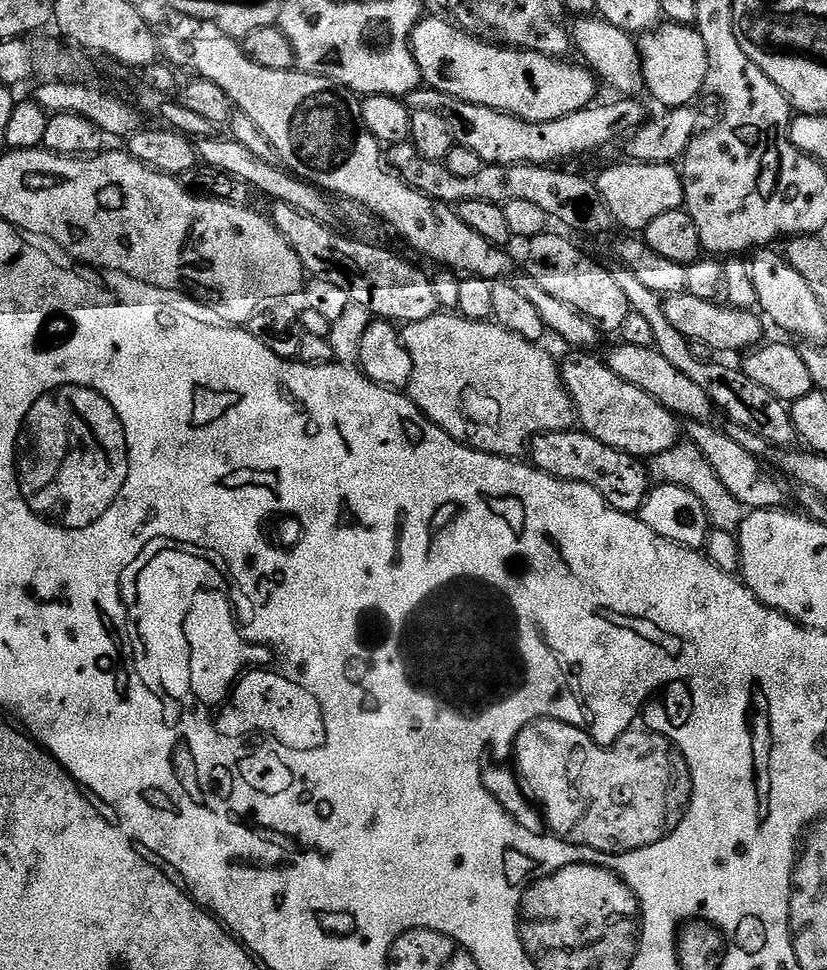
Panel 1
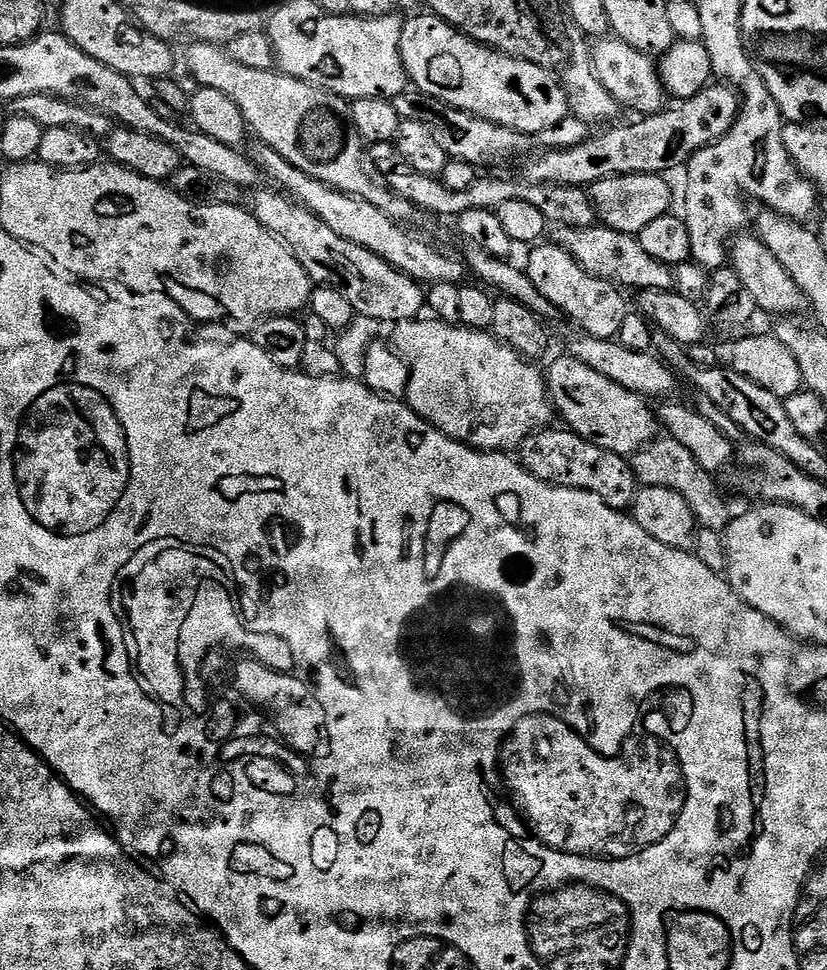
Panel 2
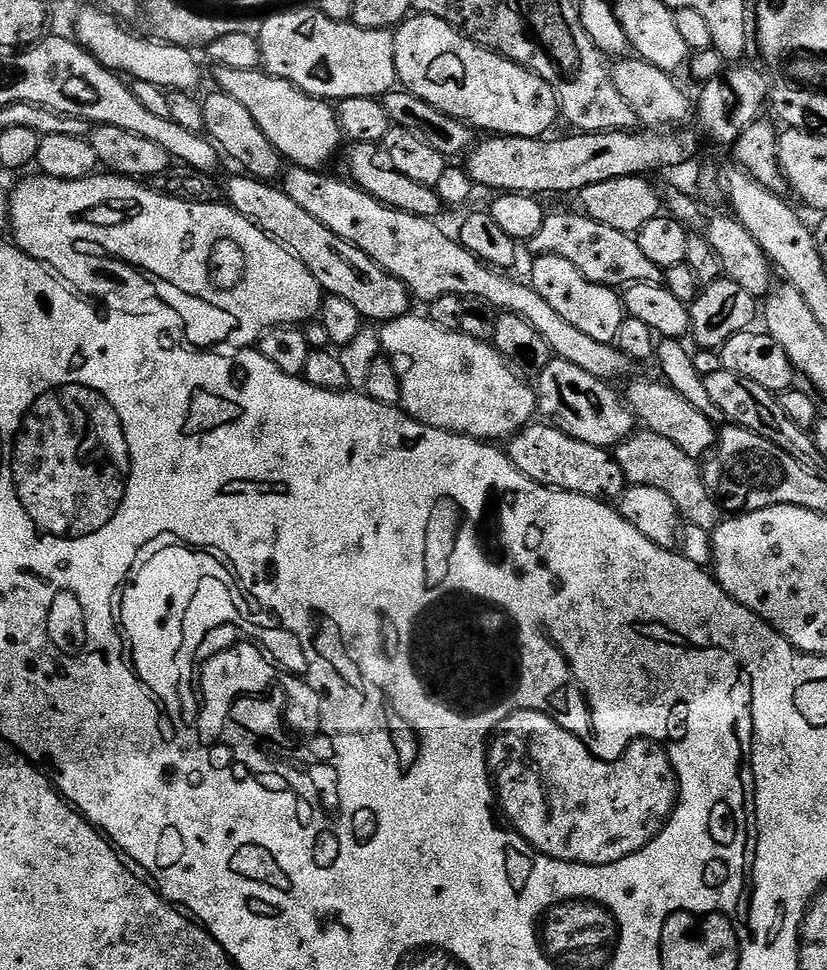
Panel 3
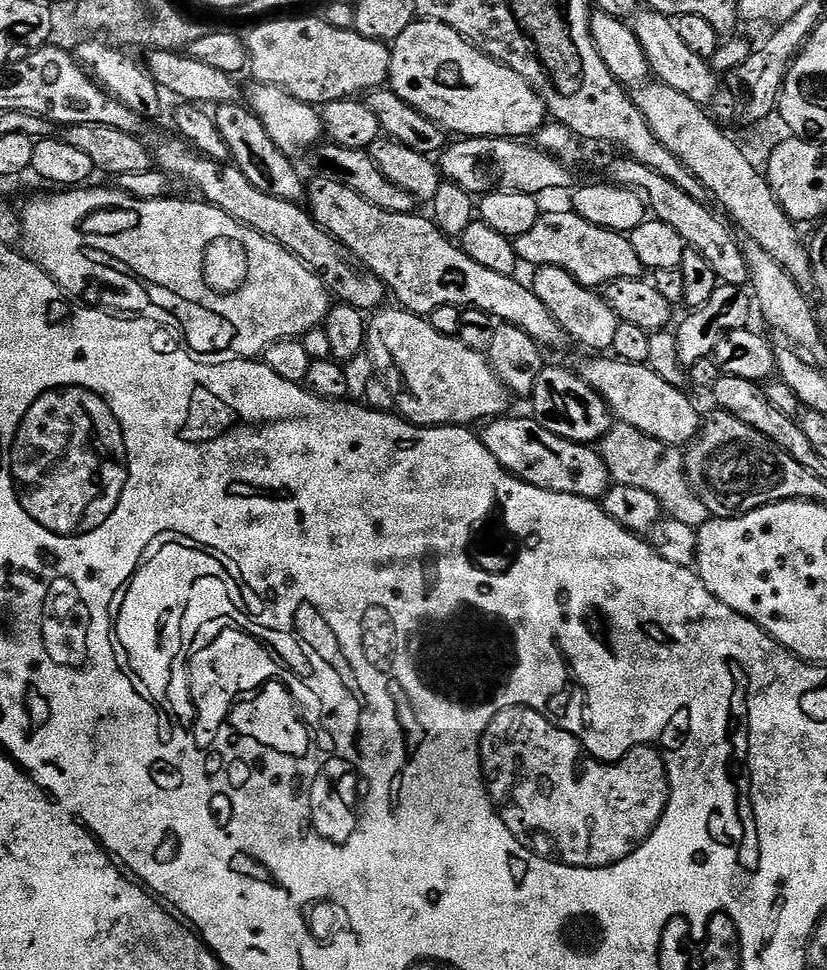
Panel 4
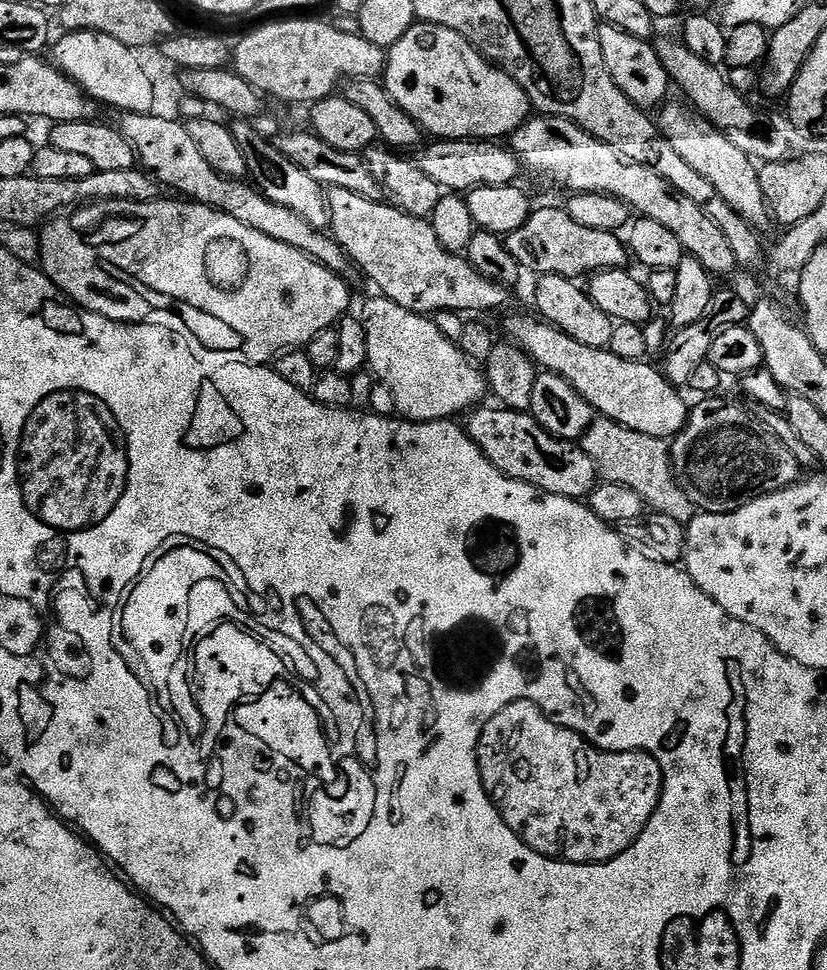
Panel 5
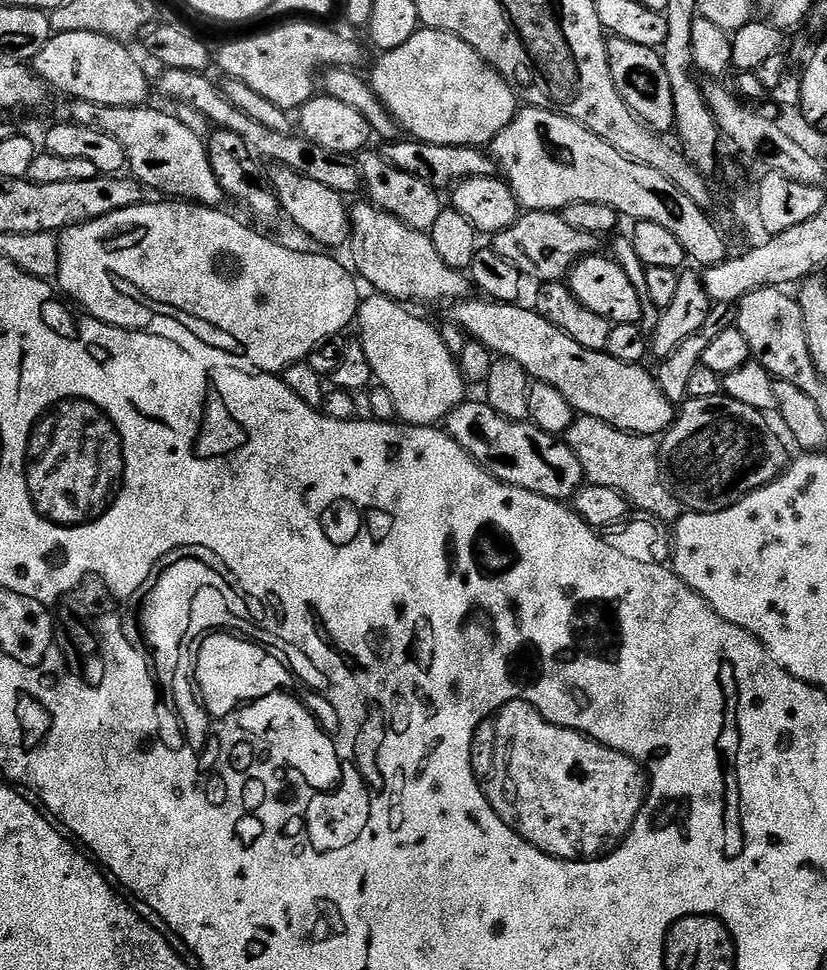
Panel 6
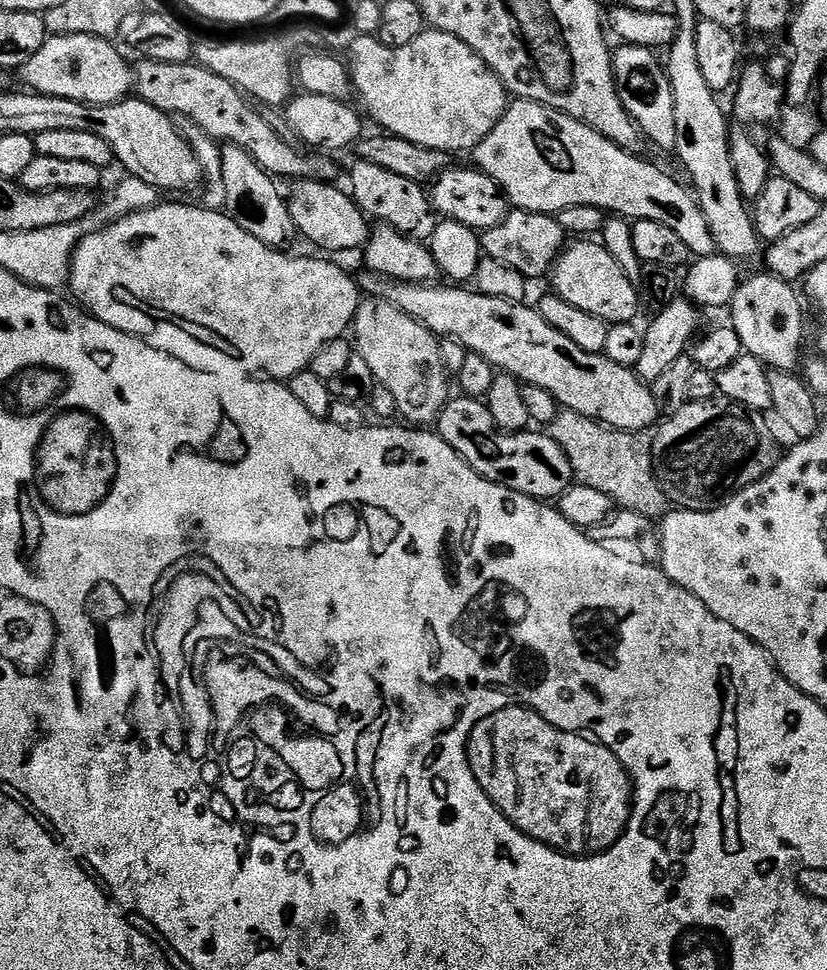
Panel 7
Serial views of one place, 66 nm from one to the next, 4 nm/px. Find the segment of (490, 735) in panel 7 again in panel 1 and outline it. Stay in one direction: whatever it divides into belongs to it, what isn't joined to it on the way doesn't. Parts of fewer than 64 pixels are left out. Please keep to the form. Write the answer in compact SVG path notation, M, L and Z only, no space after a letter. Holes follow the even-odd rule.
M646 706L636 708L636 716L632 716L632 720L628 720L628 724L624 724L624 728L620 728L618 738L614 738L614 742L607 746L594 742L594 738L590 738L588 732L583 732L581 728L575 728L561 720L530 722L522 729L516 739L514 764L515 760L516 772L520 775L521 782L528 787L529 794L540 803L540 808L544 811L545 818L548 819L547 831L568 844L586 846L605 857L621 856L634 850L648 852L648 848L656 848L661 844L666 830L680 832L684 820L688 820L688 816L692 816L692 804L696 804L696 772L692 772L692 760L688 760L688 752L684 752L684 748L680 748L680 744L676 744L676 740L672 740L672 736L668 736L668 732L656 728L656 724L652 724L652 720L648 720Z

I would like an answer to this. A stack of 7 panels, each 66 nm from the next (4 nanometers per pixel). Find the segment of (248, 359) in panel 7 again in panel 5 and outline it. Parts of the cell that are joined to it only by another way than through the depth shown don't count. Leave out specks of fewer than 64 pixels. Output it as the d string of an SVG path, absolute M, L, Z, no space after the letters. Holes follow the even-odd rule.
M157 198L154 200L97 200L95 202L89 202L83 206L77 207L75 211L71 213L72 216L69 220L60 220L64 218L56 218L51 222L45 223L43 227L39 229L38 235L40 238L40 250L38 253L38 264L43 270L43 273L48 277L51 283L55 284L57 289L65 297L71 296L71 301L74 301L81 309L84 309L87 313L95 314L98 316L106 316L111 320L119 320L121 323L147 323L158 326L166 326L166 330L174 330L174 334L178 334L188 349L192 351L192 356L198 358L200 363L207 364L209 366L226 366L227 364L262 364L265 366L271 365L275 361L276 357L281 352L289 350L303 349L309 342L310 338L314 338L314 334L322 334L322 330L331 328L340 323L344 319L346 313L349 311L348 303L351 302L352 296L348 293L348 284L344 281L345 277L339 272L331 272L325 264L320 264L317 260L312 260L306 254L302 254L298 250L294 250L294 246L286 246L286 242L278 242L274 238L266 238L266 234L262 234L258 230L250 230L250 226L242 226L242 222L238 222L238 218L230 218L225 212L220 212L216 208L208 208L205 204L198 204L195 202L189 202L184 198L172 198L176 200L163 200L163 198Z

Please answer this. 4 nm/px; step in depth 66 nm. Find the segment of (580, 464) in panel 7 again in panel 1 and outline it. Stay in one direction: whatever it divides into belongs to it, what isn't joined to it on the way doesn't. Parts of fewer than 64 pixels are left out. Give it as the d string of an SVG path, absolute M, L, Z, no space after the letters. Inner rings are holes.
M690 442L678 443L670 450L651 457L647 465L648 475L656 484L682 486L682 490L690 490L690 494L694 494L694 498L698 498L698 502L706 510L708 522L712 528L726 530L733 534L739 533L740 523L745 518L746 509L738 502L738 498L734 498L734 494L730 494L730 490L726 490L726 486L722 486L722 478L714 474L714 466L706 462L706 454L702 454L698 446Z

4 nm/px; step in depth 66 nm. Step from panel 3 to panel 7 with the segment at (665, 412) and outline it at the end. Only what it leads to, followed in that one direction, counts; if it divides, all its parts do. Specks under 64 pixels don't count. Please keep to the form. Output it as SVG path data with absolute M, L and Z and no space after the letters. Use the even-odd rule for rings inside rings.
M365 271L363 275L364 277L359 277L358 283L365 297L381 300L402 310L402 314L413 316L437 338L458 341L468 352L476 352L482 358L486 358L486 362L490 362L493 368L503 370L520 381L521 385L542 386L542 390L552 395L561 409L577 412L579 416L591 420L599 420L600 423L623 432L644 432L661 419L662 413L651 387L641 380L633 369L618 366L618 362L610 362L610 358L601 353L580 349L575 342L570 342L570 338L566 338L566 334L558 334L558 330L554 330L554 326L550 326L550 322L546 322L546 318L542 318L535 307L527 308L527 303L490 298L464 286L435 288L437 285L432 282L407 284L401 280L390 280L387 276L377 276L370 271Z

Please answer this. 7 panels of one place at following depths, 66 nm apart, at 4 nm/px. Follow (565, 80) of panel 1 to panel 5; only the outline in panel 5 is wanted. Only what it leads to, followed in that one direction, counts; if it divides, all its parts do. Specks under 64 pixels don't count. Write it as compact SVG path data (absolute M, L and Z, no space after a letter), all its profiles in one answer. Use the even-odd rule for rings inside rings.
M416 22L398 43L387 49L382 83L429 137L441 140L495 140L511 137L533 115L527 94L501 68L484 59L462 34L446 26Z

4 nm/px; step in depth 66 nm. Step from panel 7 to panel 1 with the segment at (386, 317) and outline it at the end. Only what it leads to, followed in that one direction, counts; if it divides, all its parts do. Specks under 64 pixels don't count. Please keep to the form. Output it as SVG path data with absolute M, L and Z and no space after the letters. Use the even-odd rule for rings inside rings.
M437 314L426 318L422 322L405 324L402 328L402 342L410 354L412 363L412 377L408 383L407 395L419 406L420 411L433 420L444 432L448 432L460 444L466 444L477 452L490 452L494 456L519 457L520 451L525 451L526 445L532 437L542 432L567 432L577 423L576 408L572 404L570 394L564 389L564 379L560 377L560 364L546 349L540 348L539 343L531 340L523 340L521 336L515 336L495 322L477 322L465 320L459 314Z

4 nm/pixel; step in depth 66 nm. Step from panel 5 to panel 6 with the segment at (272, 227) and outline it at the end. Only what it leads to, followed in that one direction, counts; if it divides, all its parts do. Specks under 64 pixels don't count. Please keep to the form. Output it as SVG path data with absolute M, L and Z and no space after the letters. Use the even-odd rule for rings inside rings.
M65 99L64 104L56 108L55 119L61 124L77 124L78 126L90 126L110 134L121 144L122 150L128 159L126 168L129 173L145 189L153 188L164 198L175 198L180 202L191 202L203 204L205 208L220 208L225 203L226 197L218 178L214 178L214 166L210 166L208 161L208 145L188 124L183 124L176 116L171 116L168 112L159 112L156 108L141 106L138 108L127 108L126 106L102 106L101 104L91 104L85 100Z

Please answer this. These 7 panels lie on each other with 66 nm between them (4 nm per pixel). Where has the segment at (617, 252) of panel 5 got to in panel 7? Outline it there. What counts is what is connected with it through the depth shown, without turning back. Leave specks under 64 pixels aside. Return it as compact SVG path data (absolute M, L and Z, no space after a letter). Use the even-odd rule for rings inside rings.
M517 208L509 211L508 217L498 222L498 226L483 232L480 246L483 255L498 258L498 262L506 262L506 266L514 266L518 274L535 282L539 276L547 277L551 273L557 258L566 247L566 234L556 221L555 215L547 212L527 212Z

